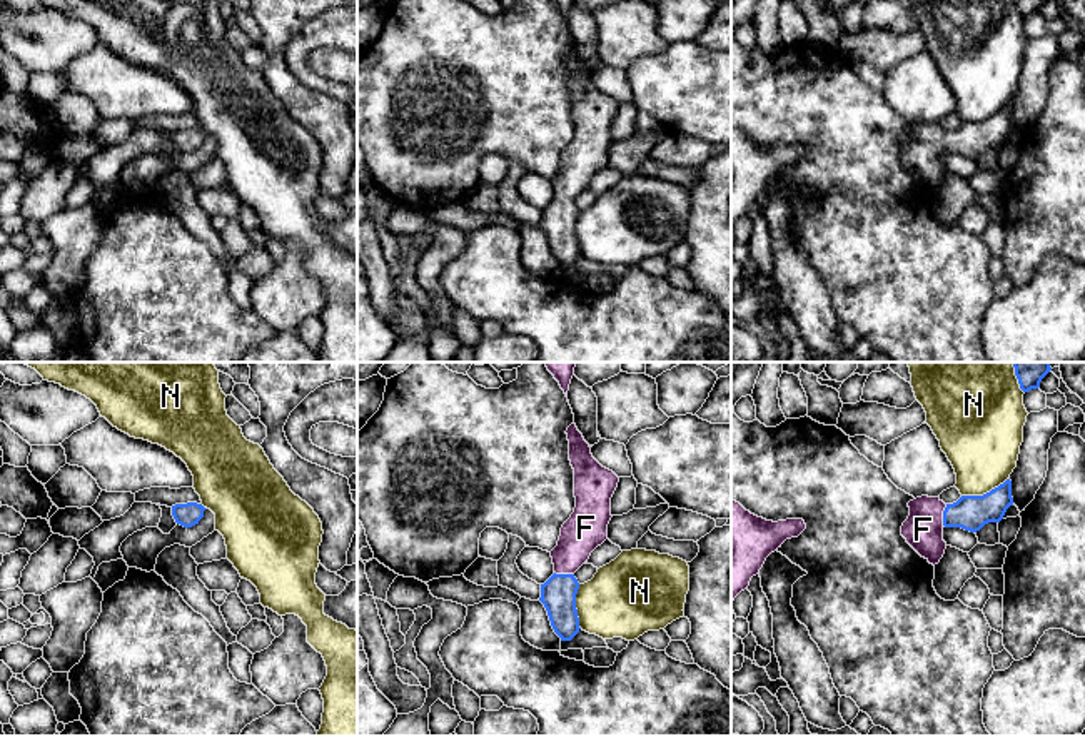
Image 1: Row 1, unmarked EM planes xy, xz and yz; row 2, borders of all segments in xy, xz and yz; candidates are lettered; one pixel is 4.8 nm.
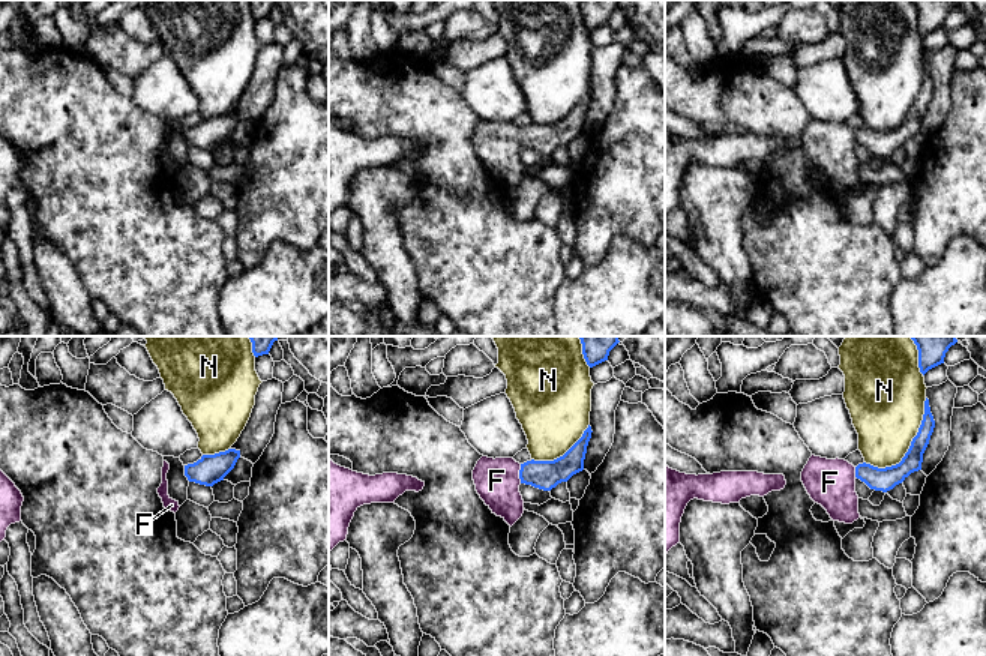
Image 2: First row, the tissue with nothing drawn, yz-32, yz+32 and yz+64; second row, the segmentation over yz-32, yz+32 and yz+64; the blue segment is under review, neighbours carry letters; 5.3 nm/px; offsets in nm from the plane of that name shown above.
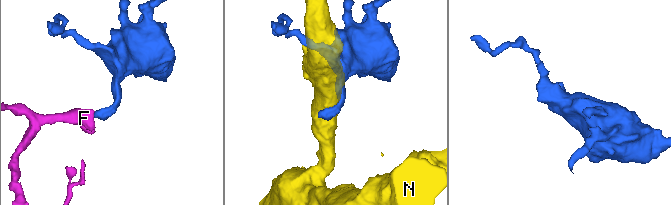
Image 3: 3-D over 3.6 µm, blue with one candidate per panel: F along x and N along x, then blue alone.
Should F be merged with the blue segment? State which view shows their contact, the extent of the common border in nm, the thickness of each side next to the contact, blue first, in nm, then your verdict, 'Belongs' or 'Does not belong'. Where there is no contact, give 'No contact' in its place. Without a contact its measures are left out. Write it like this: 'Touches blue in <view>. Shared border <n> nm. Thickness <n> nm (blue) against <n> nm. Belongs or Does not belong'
Touches blue in yz. Shared border 110 nm. Thickness 170 nm (blue) against 190 nm. Belongs

